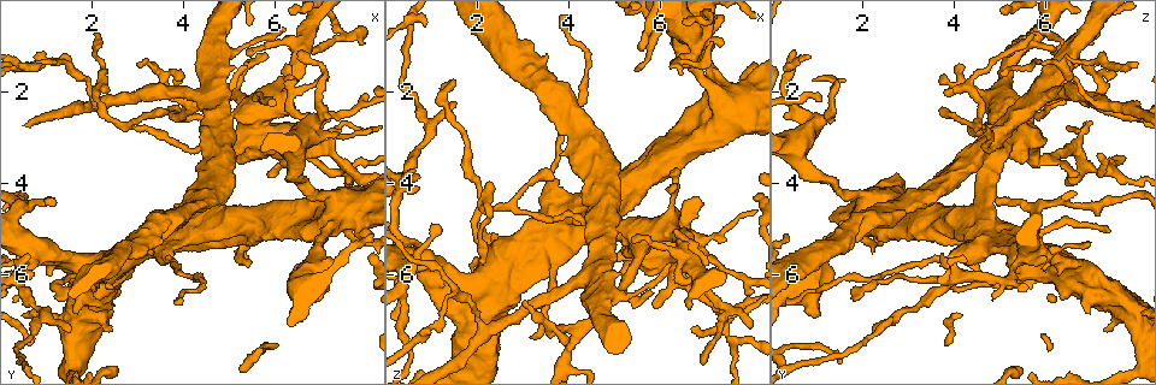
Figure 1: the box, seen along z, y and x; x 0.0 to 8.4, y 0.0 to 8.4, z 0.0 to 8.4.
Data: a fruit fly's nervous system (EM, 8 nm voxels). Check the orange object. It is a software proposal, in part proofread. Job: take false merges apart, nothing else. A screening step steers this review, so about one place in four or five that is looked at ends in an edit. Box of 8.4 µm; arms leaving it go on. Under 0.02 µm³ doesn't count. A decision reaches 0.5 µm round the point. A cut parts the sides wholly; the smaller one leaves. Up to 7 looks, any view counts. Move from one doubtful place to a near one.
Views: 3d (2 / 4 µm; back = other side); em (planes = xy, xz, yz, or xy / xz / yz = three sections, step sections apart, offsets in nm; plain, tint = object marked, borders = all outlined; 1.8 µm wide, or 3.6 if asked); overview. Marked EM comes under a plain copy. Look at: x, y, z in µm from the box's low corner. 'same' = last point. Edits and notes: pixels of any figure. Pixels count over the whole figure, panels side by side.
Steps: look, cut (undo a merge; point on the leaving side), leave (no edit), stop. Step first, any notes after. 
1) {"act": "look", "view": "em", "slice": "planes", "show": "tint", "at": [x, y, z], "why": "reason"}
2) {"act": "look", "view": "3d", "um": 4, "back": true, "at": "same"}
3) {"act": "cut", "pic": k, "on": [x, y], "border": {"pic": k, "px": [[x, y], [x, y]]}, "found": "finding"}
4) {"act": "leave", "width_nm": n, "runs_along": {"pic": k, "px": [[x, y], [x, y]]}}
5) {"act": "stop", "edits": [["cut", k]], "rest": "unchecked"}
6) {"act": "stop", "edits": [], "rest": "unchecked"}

{"act": "look", "view": "3d", "um": 2, "at": [7.55, 3.60, 6.90], "why": "arms run side by side"}

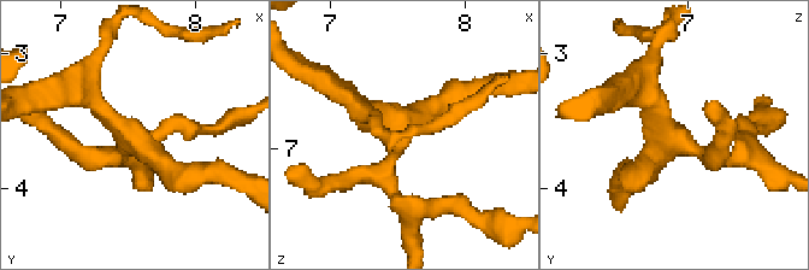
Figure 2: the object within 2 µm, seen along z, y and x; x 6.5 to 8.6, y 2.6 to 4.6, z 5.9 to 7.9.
{"act": "look", "view": "em", "slice": "planes", "show": "tint", "at": [7.52, 3.62, 6.88]}

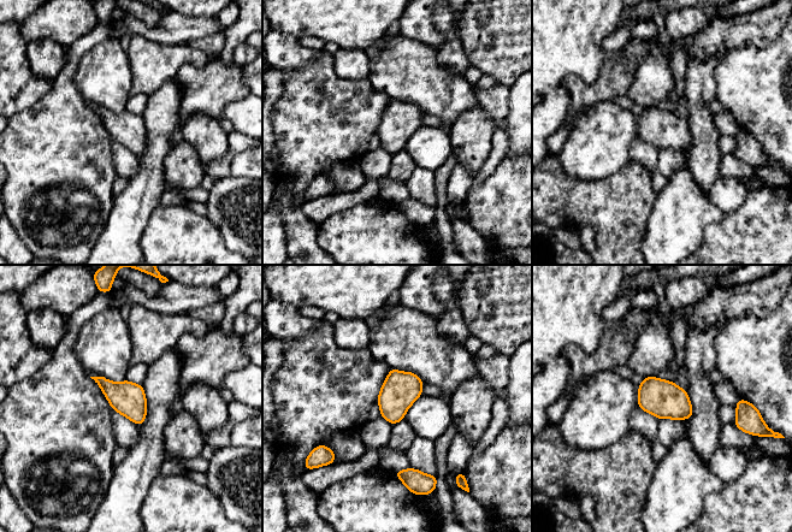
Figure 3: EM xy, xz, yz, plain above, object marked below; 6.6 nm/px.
{"act": "leave", "found": "all the same neuron"}

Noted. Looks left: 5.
{"act": "look", "view": "em", "slice": "planes", "show": "tint", "at": [4.80, 3.50, 4.55], "why": "looks like a crossing"}

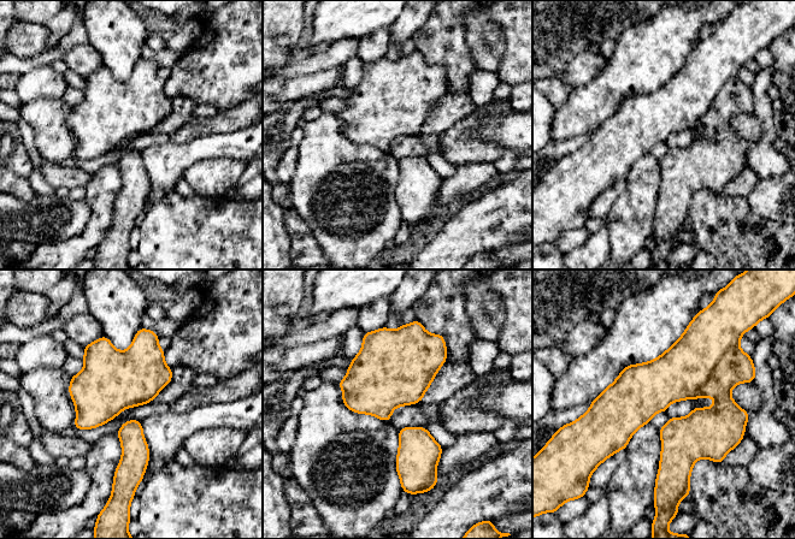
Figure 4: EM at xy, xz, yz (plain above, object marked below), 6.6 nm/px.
{"act": "cut", "pic": 4, "on": [677, 374], "border": {"pic": 4, "px": [[729, 348], [694, 397]]}, "found": "a second neuron is stuck on"}

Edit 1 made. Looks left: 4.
{"act": "look", "view": "3d", "um": 2, "at": [3.60, 5.35, 5.15], "why": "four arms meet"}

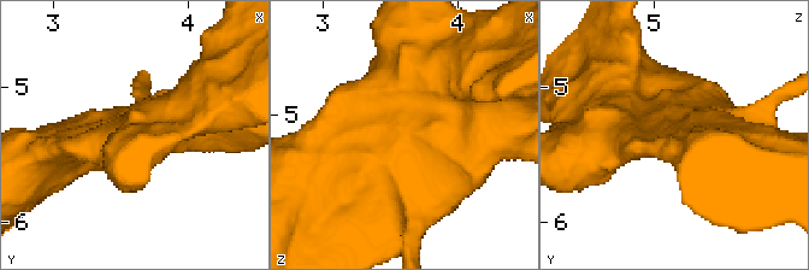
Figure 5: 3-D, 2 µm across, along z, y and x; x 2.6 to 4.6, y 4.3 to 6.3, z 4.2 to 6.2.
{"act": "look", "view": "em", "slice": "planes", "show": "tint", "at": [3.66, 5.30, 5.16], "arms": 4, "why": "need the tissue"}

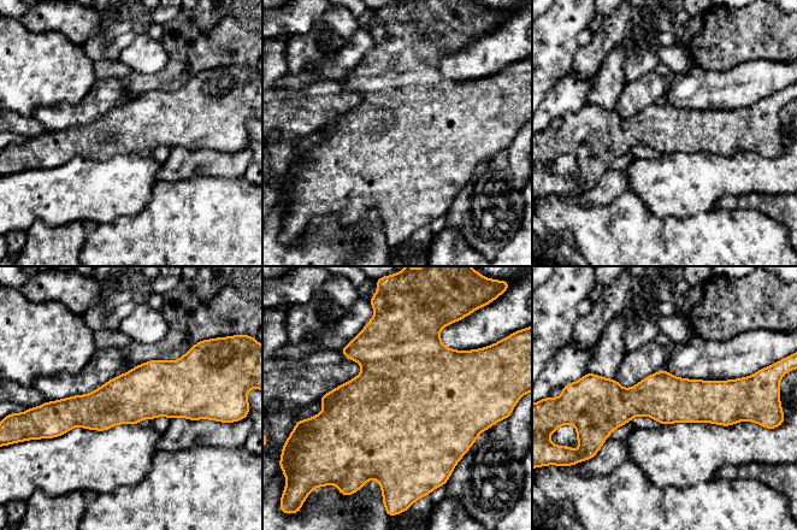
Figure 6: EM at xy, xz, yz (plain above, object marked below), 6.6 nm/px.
{"act": "leave", "found": "one neuron here"}

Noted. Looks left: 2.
{"act": "stop", "edits": [["cut", 4]], "rest": "unchecked"}

